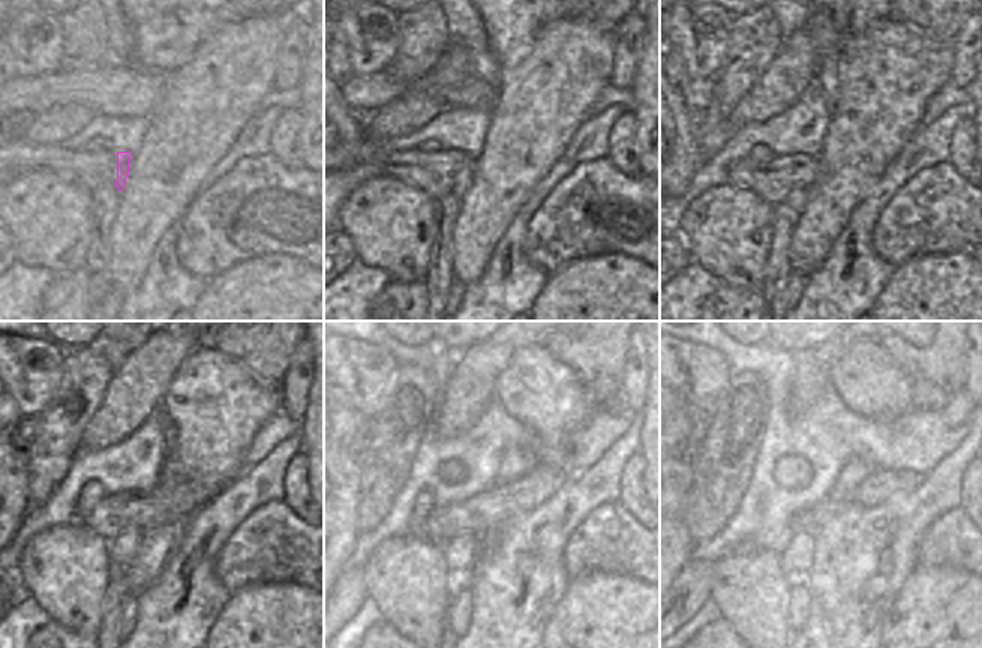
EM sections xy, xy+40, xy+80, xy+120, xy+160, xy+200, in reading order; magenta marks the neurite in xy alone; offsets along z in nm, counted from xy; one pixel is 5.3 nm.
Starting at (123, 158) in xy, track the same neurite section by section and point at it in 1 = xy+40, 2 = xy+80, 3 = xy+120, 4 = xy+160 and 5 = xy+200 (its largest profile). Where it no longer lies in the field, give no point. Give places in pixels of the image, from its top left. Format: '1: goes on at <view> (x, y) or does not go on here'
1: goes on at xy+40 (459, 189)
2: goes on at xy+80 (796, 200)
3: goes on at xy+120 (122, 551)
4: goes on at xy+160 (461, 552)
5: goes on at xy+200 (796, 560)

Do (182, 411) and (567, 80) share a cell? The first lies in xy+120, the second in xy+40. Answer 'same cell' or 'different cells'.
same cell

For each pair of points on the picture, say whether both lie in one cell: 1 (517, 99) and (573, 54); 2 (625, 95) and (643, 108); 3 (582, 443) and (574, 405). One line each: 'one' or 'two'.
1: one
2: two
3: two

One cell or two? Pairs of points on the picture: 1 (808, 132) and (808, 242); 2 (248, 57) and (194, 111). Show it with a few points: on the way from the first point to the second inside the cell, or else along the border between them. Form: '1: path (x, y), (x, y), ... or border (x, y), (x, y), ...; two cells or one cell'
1: border (828, 123), (823, 132), (822, 152), (817, 156); two cells
2: path (234, 71), (207, 98); one cell

